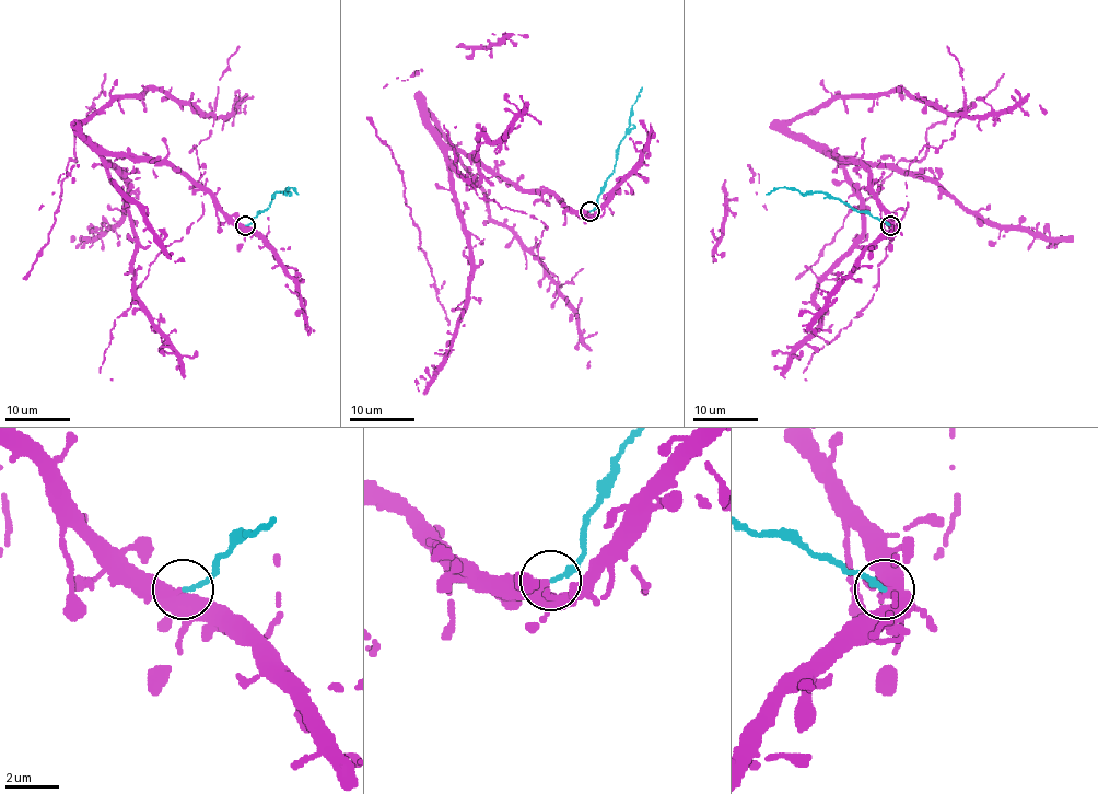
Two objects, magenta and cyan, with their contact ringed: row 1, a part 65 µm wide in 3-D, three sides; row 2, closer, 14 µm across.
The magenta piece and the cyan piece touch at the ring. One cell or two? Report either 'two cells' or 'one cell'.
two cells

